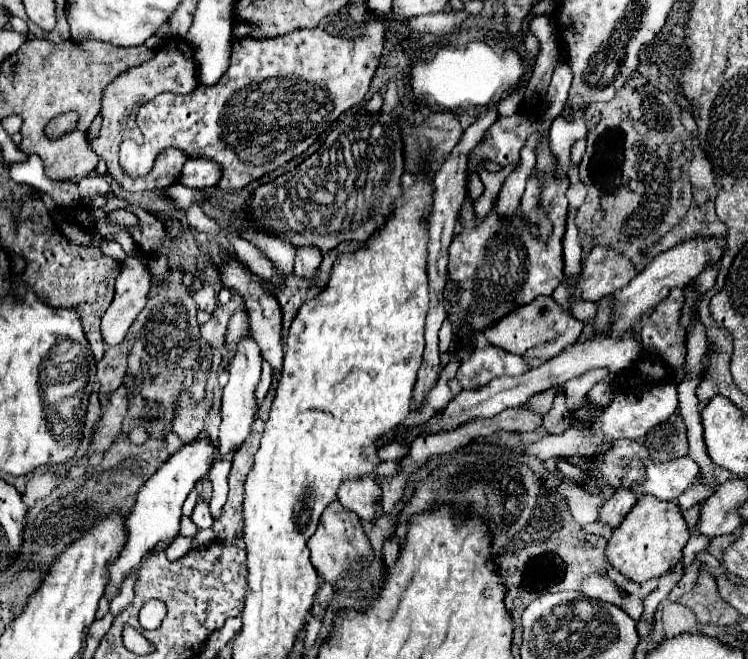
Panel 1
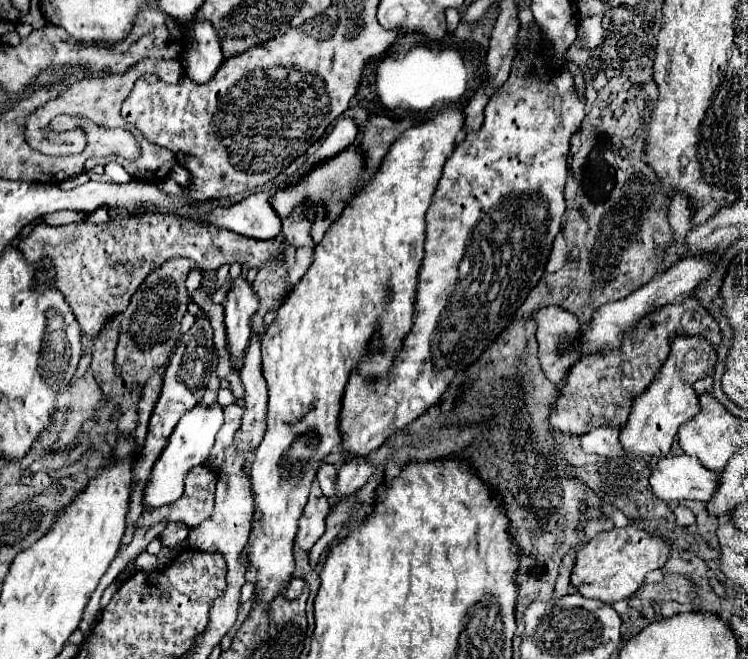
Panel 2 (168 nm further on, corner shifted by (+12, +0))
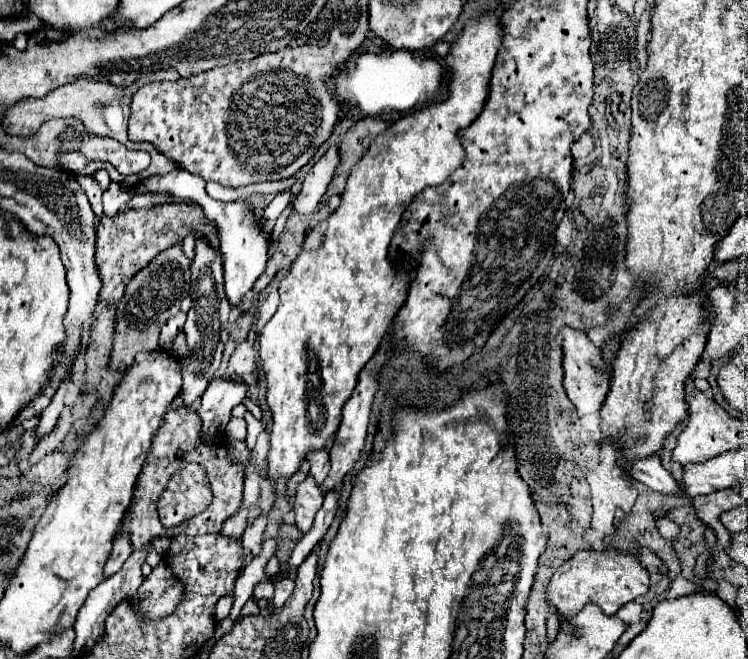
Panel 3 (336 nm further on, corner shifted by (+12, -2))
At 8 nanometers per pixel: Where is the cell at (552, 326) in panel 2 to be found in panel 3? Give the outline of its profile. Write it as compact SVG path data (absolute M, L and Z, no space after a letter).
M562 328L560 336L562 336L562 350L564 350L564 366L562 368L564 368L566 394L568 394L570 402L576 406L578 416L594 414L602 408L602 402L608 394L612 368L602 360L600 350L590 342L590 338L586 334L582 334L580 330Z

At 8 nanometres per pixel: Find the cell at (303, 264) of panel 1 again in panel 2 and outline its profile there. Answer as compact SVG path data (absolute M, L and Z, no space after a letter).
M296 208L284 222L282 222L282 234L284 240L294 248L314 248L310 226L314 224L314 212Z

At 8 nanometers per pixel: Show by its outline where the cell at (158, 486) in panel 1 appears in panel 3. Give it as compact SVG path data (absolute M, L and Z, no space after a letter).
M214 378L206 392L200 398L198 414L202 420L202 436L204 438L220 438L234 406L242 404L246 398L248 384L234 382L228 378Z

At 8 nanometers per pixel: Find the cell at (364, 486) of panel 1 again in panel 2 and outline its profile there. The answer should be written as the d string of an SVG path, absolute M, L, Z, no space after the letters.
M324 464L318 468L318 482L326 498L336 496L336 476L338 476L338 470L332 464Z

